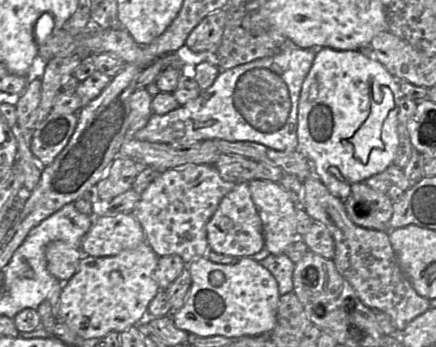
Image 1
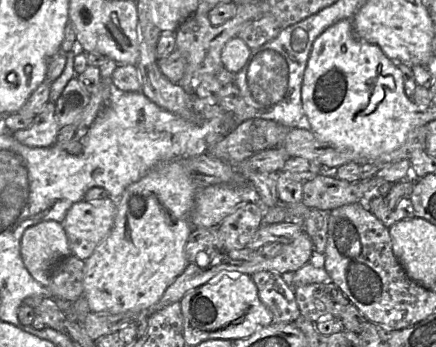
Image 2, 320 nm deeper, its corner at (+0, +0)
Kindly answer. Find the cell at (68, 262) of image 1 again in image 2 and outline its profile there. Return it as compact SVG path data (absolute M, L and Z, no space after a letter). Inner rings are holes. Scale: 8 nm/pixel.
M45 221L28 228L21 239L21 257L33 279L48 287L52 267L70 256L69 241L61 223Z

